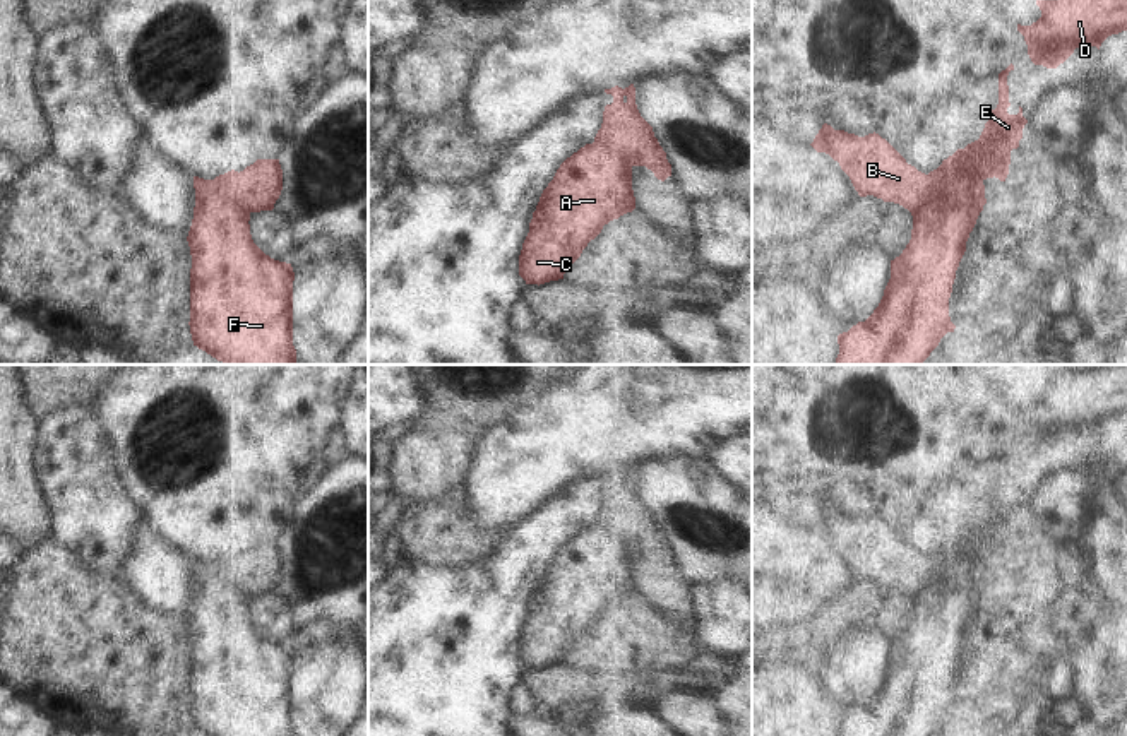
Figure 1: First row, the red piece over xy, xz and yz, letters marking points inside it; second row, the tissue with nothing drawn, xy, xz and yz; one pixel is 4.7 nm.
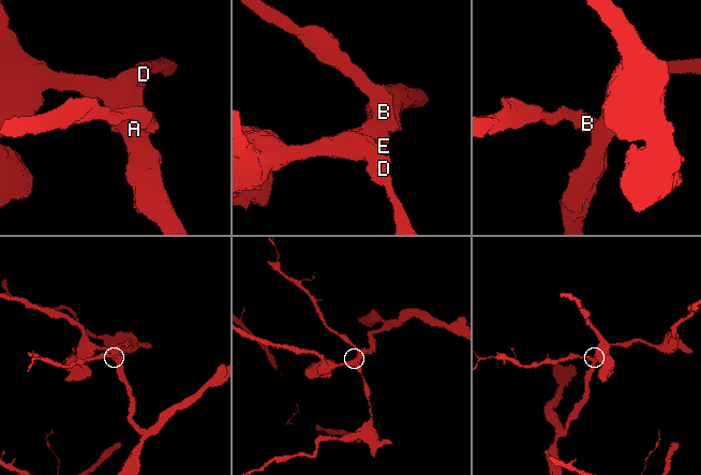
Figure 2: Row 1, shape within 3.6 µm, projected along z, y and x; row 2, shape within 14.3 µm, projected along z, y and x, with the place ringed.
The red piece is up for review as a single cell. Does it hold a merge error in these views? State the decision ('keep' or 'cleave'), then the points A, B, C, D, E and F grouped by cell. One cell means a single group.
cleave; A C D E F / B

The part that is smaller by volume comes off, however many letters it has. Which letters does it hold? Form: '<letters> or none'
B.

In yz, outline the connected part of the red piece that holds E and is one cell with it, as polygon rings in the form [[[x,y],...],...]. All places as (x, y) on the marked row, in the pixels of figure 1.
[[[1011,63],[999,74],[999,104],[988,110],[988,122],[978,140],[957,149],[942,164],[928,173],[927,192],[911,211],[911,240],[899,257],[891,260],[891,279],[874,313],[838,335],[839,354],[836,365],[921,365],[956,325],[949,317],[949,298],[956,270],[966,252],[966,241],[973,231],[983,205],[987,178],[1005,181],[1011,164],[1011,151],[1019,147],[1028,120],[1019,106],[1017,115],[1009,115],[1007,75]]]

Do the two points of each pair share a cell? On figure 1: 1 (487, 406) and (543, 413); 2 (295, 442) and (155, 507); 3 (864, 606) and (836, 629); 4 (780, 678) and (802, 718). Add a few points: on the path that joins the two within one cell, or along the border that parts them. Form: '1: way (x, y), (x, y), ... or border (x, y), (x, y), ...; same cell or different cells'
1: border (548, 387), (492, 423), (482, 433); different cells
2: way (261, 442), (249, 442), (216, 474), (189, 490); same cell
3: way (857, 608), (843, 622); same cell
4: way (780, 688), (780, 695), (792, 707); same cell

